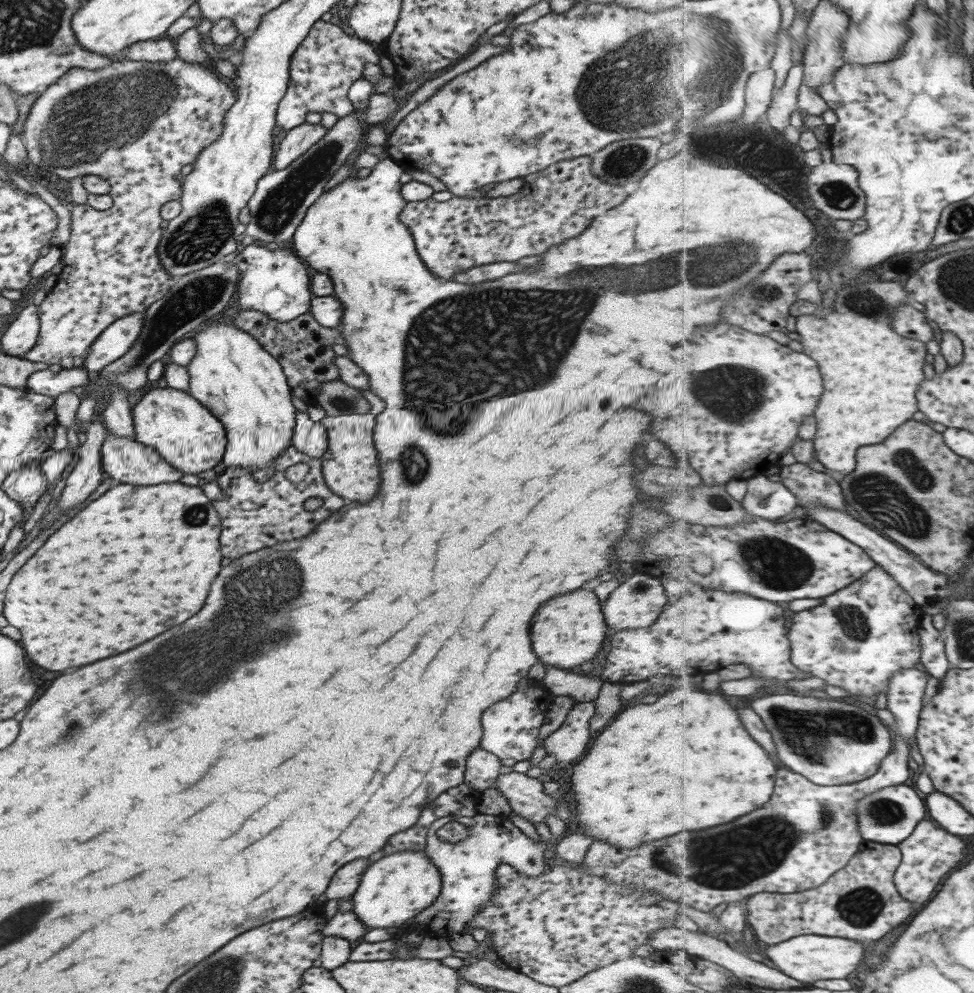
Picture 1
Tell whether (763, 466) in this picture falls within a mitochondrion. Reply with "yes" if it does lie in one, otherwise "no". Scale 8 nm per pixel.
no

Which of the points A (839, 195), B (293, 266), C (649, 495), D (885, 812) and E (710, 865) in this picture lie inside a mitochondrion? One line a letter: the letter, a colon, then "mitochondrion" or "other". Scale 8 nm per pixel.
A: mitochondrion
B: other
C: other
D: mitochondrion
E: mitochondrion

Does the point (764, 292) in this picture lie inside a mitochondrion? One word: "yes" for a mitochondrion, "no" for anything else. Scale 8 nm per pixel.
yes

